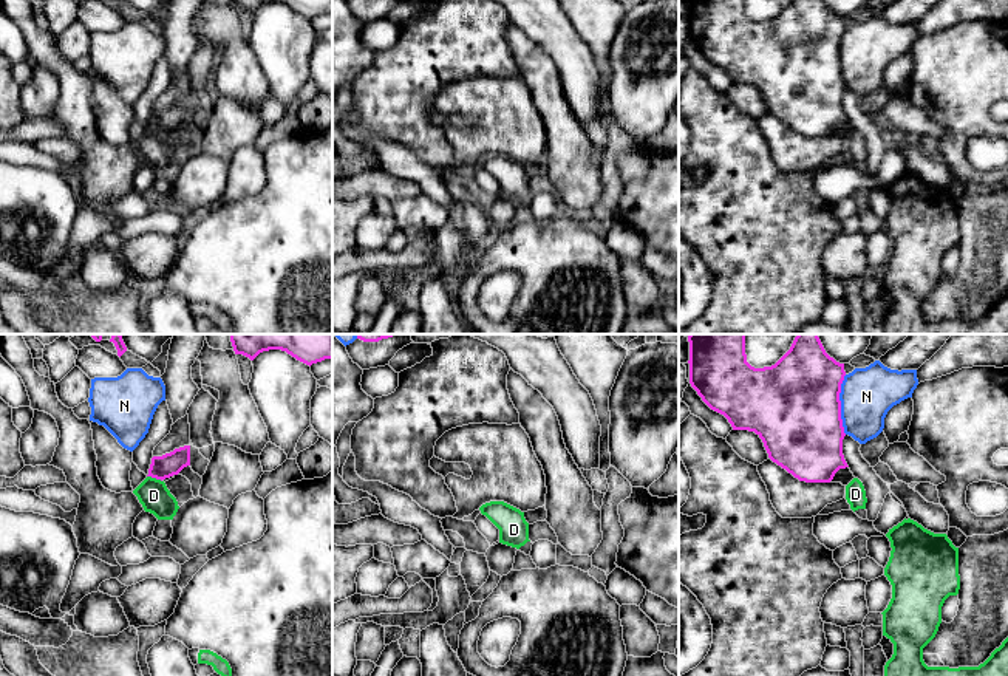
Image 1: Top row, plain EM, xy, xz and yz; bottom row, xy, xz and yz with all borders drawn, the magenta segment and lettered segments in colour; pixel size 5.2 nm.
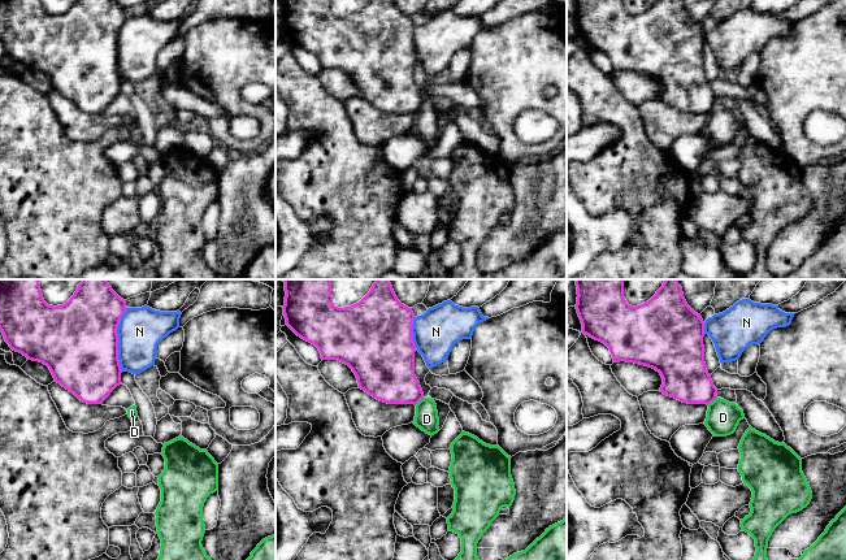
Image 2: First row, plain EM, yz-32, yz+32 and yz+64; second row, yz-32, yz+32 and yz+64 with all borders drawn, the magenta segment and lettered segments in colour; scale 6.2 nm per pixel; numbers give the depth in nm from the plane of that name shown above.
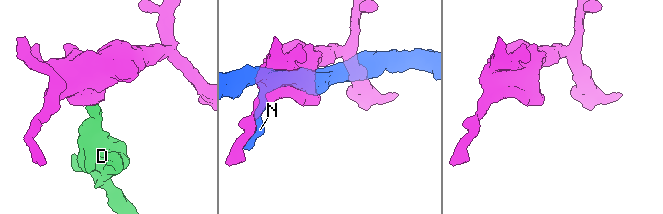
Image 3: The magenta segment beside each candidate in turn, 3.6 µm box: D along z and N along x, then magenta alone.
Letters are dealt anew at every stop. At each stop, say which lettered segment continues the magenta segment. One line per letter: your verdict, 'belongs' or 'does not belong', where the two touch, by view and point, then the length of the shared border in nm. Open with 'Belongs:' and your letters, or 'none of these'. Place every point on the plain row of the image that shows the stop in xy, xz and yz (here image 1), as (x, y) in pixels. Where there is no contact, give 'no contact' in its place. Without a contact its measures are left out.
Belongs: none of these
D: does not belong; contact xy (155, 130); length 90 nm
N: does not belong; contact yz (840, 58); length 320 nm

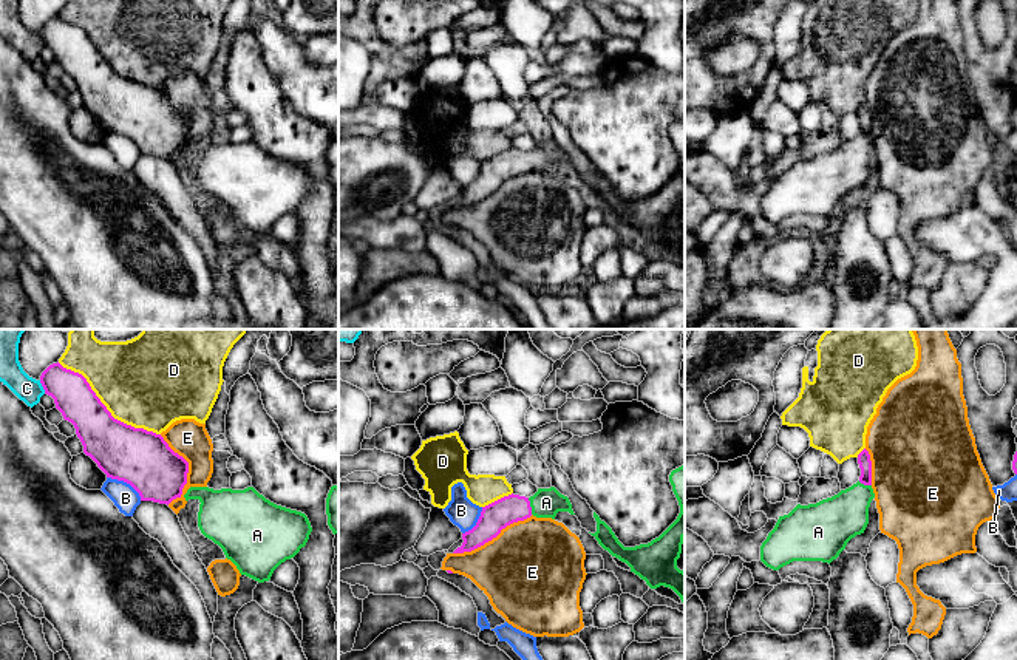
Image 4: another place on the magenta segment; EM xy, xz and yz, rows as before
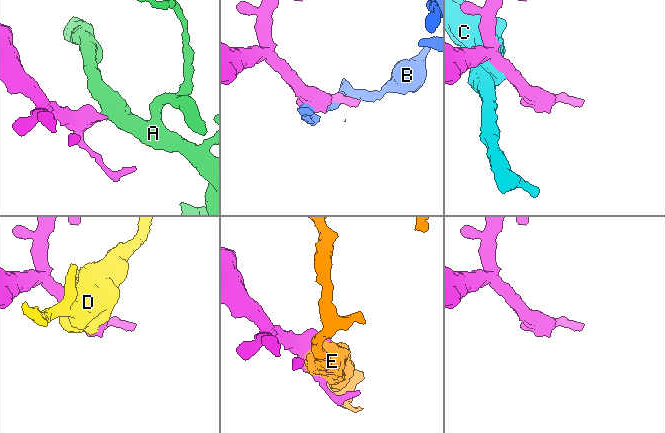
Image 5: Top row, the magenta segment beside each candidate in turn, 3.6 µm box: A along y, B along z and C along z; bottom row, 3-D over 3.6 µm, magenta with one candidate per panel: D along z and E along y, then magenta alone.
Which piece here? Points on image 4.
Belongs: A
A: belongs; contact xz (529, 159); length 90 nm
B: does not belong; contact xy (125, 135); length 220 nm
C: does not belong; contact xy (42, 39); length 80 nm
D: does not belong; contact xy (105, 61); length 650 nm
E: does not belong; contact xz (492, 192); length 460 nm

